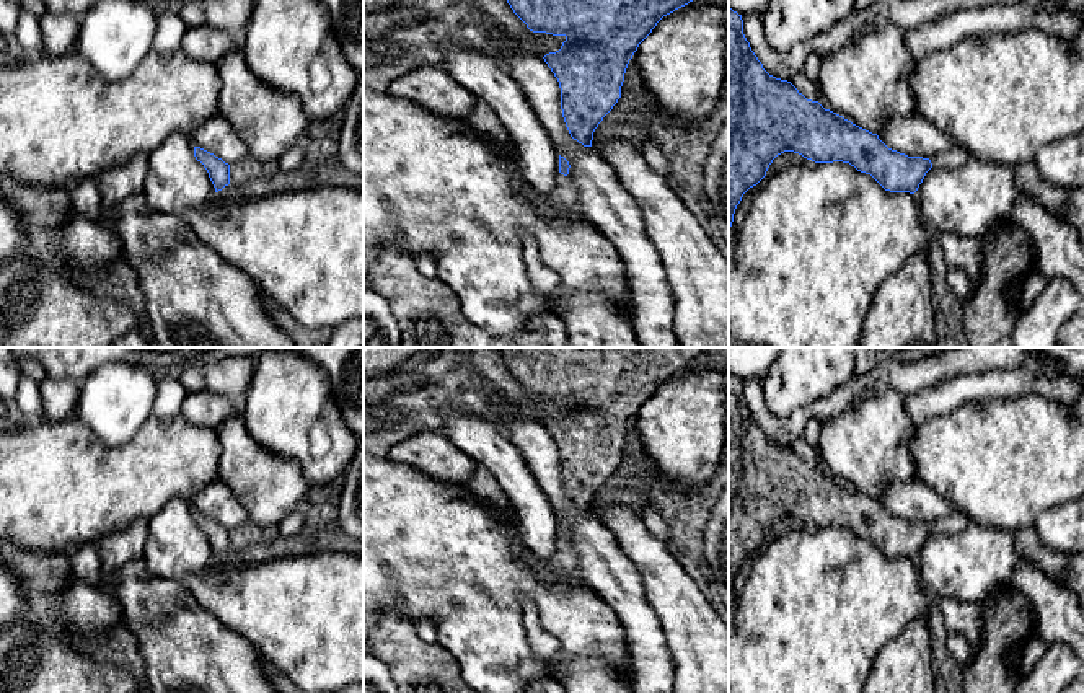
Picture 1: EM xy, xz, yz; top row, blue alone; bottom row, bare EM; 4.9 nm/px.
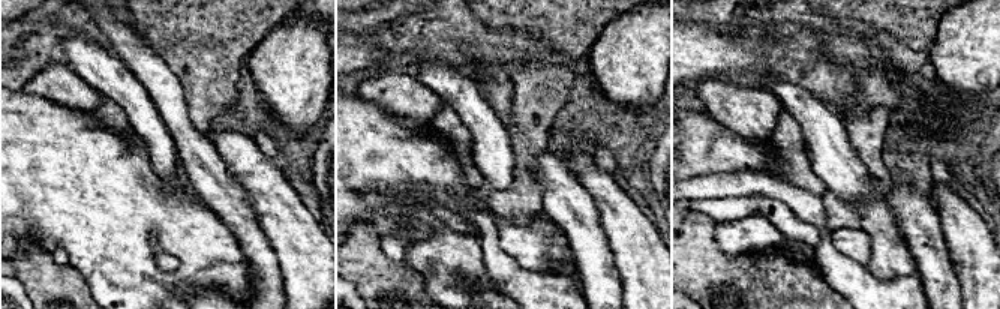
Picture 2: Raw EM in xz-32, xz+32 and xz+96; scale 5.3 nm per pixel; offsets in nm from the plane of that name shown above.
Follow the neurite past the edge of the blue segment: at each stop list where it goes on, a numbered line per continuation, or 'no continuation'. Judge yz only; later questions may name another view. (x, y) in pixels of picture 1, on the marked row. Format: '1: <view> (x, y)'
1: yz (954, 158)

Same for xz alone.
1: xz (563, 203)

